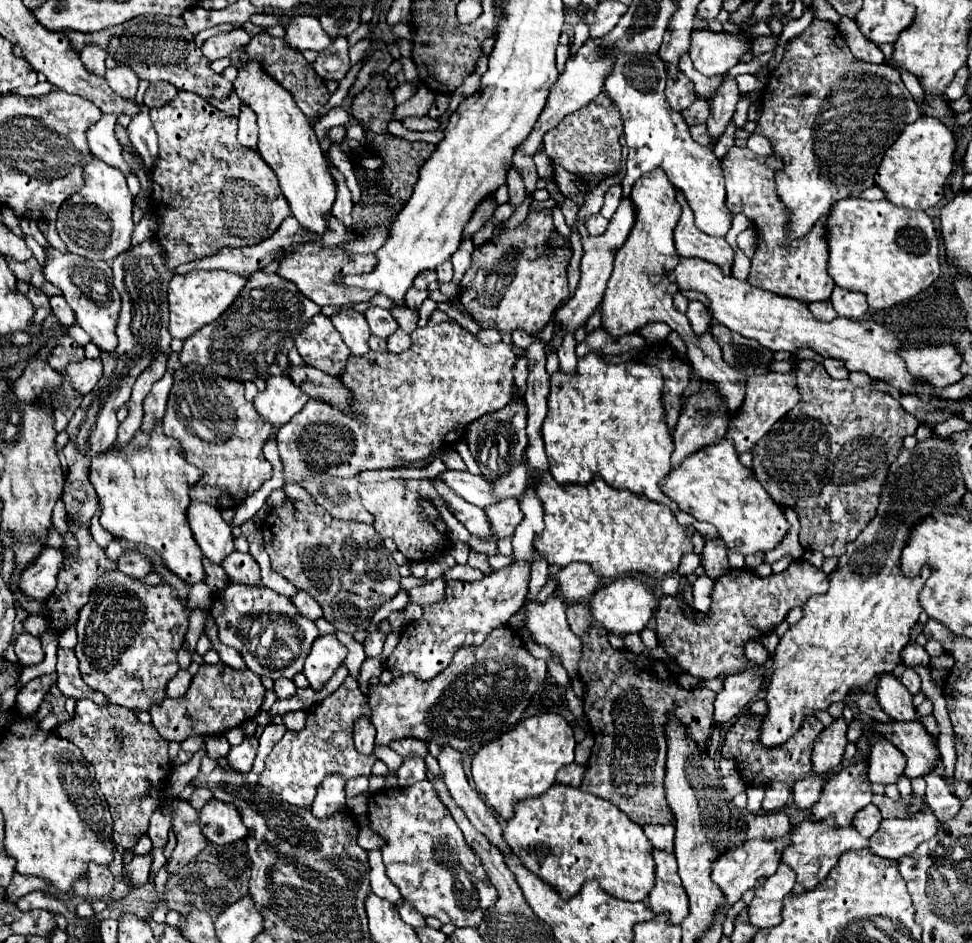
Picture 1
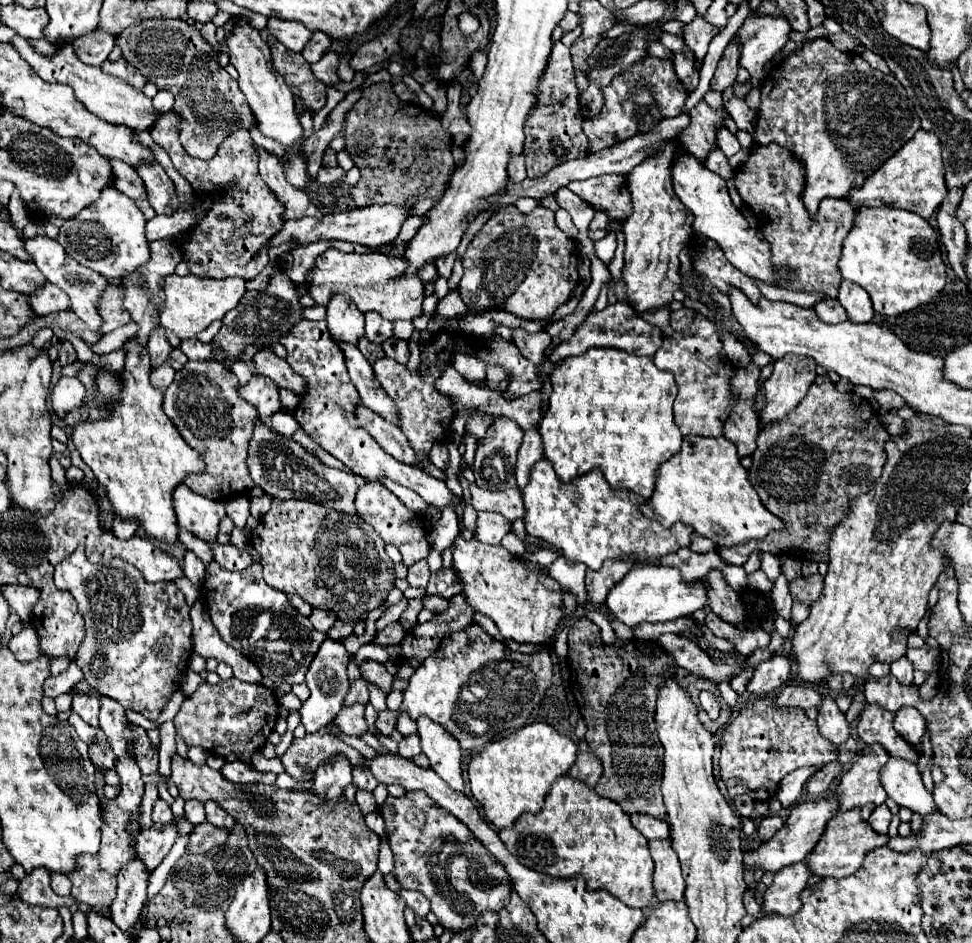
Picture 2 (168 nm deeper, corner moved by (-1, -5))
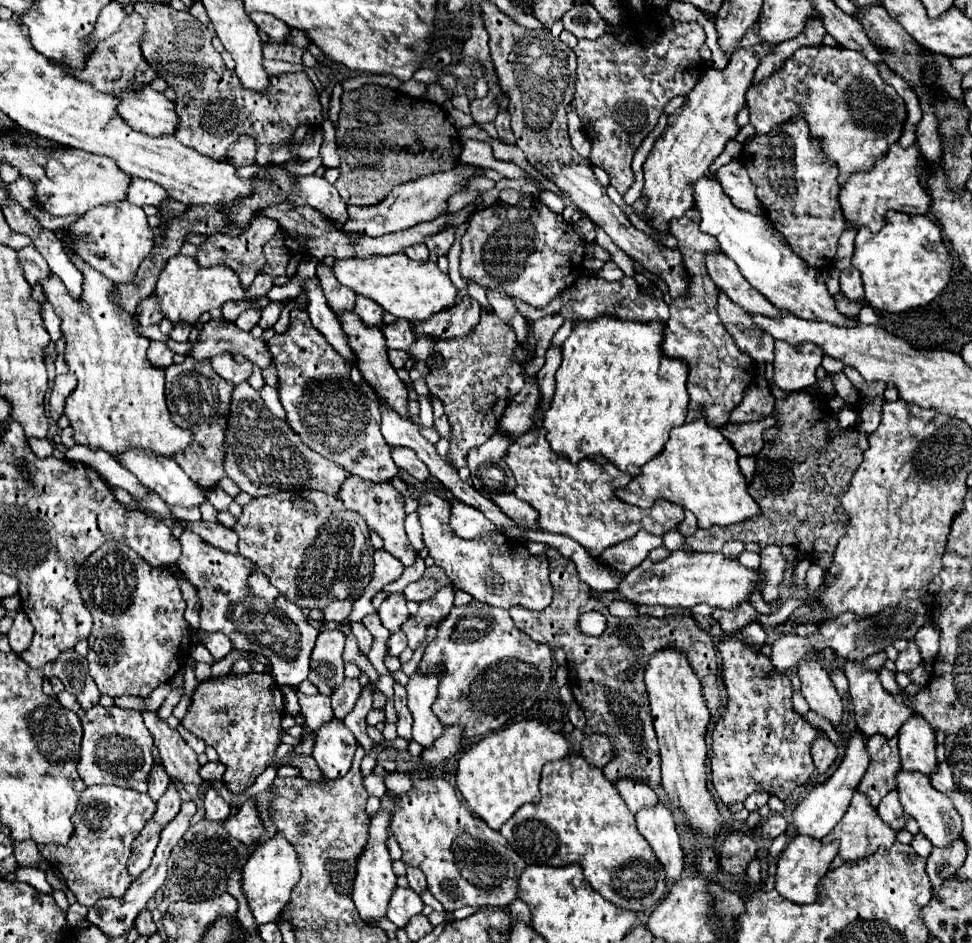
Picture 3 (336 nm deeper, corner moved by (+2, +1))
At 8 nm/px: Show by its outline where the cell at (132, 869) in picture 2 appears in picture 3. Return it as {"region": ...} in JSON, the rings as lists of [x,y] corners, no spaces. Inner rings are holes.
{"region":[[[150,820],[132,844],[132,854],[126,866],[132,878],[138,878],[150,866],[158,838],[160,838],[160,826],[154,820]]]}

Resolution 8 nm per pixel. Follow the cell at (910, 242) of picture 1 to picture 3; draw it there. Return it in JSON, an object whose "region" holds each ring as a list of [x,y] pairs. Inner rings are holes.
{"region":[[[888,212],[886,224],[878,234],[868,228],[858,230],[852,266],[862,274],[866,302],[872,308],[904,312],[932,302],[944,290],[950,280],[952,256],[944,244],[940,250],[940,228],[928,216]]]}

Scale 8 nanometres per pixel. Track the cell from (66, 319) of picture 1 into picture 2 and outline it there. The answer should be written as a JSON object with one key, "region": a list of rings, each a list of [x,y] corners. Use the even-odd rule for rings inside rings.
{"region":[[[45,282],[43,286],[39,286],[39,290],[31,292],[29,298],[31,298],[31,308],[35,310],[37,316],[47,316],[69,308],[69,298],[65,296],[65,292],[53,286],[51,282]]]}

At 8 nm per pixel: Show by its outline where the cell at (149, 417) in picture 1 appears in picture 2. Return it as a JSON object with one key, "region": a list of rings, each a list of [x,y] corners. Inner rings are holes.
{"region":[[[165,362],[157,368],[153,368],[151,382],[153,382],[153,386],[159,386],[161,390],[167,390],[167,386],[173,382],[173,374],[175,374],[175,370]]]}

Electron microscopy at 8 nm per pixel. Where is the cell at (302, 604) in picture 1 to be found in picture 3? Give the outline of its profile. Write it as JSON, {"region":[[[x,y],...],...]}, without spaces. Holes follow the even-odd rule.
{"region":[[[344,600],[344,602],[330,602],[326,606],[326,610],[322,610],[324,620],[326,622],[344,622],[344,618],[350,614],[352,610],[352,602]]]}

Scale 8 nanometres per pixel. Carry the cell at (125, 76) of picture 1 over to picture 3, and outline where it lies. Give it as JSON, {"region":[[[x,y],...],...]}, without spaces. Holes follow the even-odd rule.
{"region":[[[132,12],[120,26],[116,34],[106,38],[98,44],[94,56],[86,60],[86,68],[82,68],[82,76],[86,82],[90,82],[96,90],[102,90],[106,94],[114,94],[118,90],[130,90],[130,88],[142,88],[150,84],[156,78],[156,72],[146,64],[142,52],[140,52],[140,36],[144,32],[142,18]]]}

